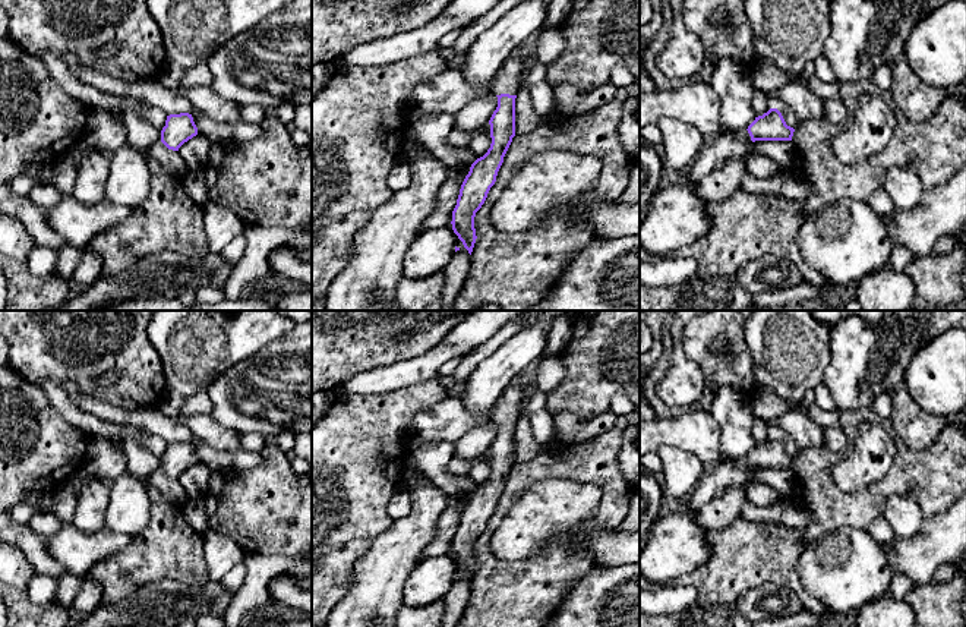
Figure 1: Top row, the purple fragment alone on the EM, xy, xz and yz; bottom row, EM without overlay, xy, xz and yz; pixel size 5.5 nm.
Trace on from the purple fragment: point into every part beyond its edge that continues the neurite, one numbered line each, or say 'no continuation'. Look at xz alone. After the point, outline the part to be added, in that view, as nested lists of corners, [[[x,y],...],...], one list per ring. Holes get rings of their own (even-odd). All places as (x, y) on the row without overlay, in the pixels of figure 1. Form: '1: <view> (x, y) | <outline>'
1: xz (508, 407) | [[[524,375],[518,376],[503,394],[498,398],[492,409],[490,420],[495,423],[509,422],[517,423],[523,412],[523,391],[518,385],[523,382]]]

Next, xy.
no continuation

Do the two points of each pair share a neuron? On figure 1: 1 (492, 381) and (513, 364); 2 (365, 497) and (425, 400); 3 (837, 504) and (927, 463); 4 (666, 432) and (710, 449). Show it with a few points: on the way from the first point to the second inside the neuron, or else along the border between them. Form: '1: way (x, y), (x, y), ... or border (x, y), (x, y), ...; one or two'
1: way (496, 377), (508, 365); one
2: way (365, 470), (365, 451), (398, 418); one
3: way (859, 504), (865, 504), (878, 491), (905, 478); one
4: way (676, 432), (694, 432), (700, 438); one

